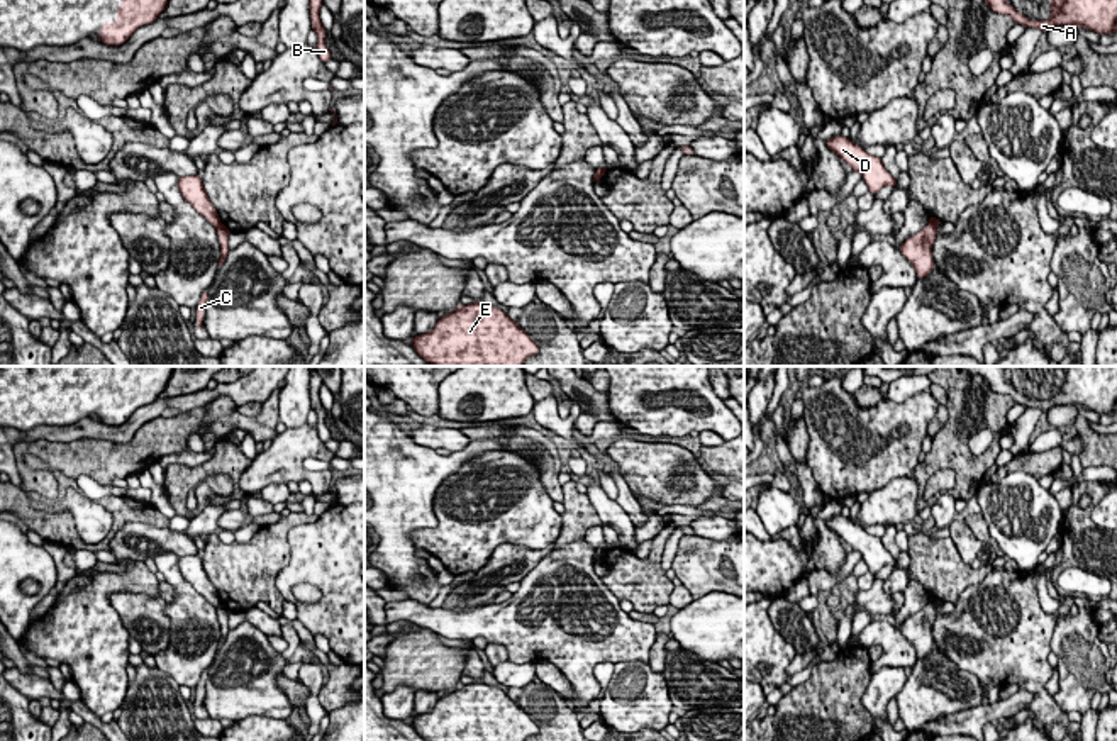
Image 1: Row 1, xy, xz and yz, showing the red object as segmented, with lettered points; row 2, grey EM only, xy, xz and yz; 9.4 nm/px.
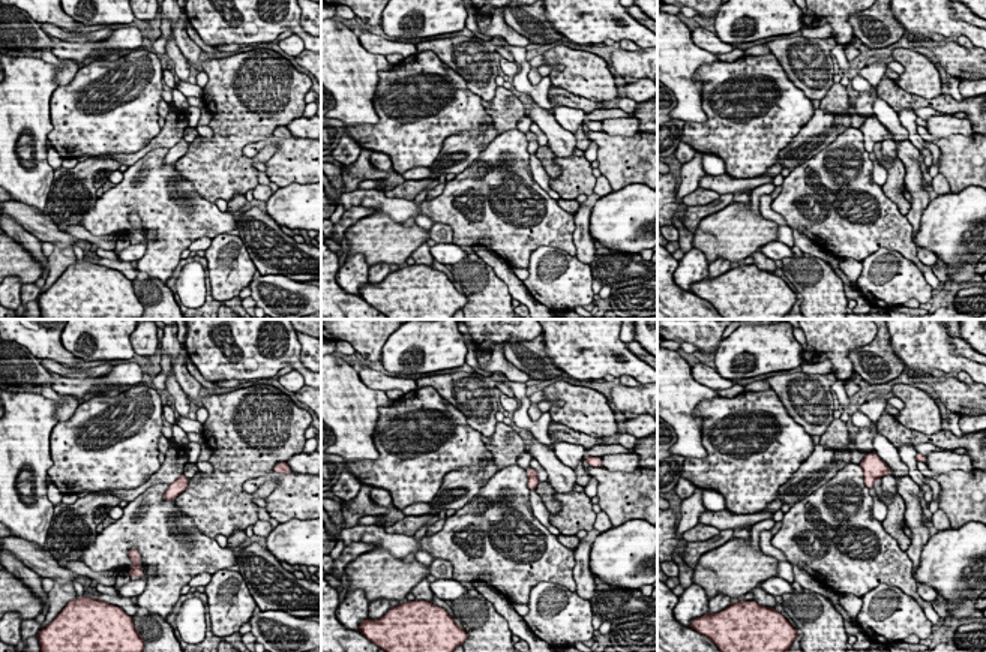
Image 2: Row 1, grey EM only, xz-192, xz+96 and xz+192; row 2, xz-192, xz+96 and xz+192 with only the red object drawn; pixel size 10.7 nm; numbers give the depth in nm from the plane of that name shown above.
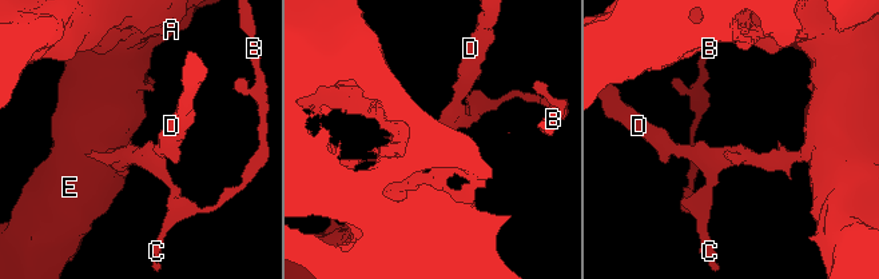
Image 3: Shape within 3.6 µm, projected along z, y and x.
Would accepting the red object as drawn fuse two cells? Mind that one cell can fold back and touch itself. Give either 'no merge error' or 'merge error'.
merge error

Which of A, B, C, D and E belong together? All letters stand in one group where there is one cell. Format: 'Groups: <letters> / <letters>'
Groups: A D E / B C

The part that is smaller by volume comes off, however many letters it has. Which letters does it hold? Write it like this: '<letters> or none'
B, C

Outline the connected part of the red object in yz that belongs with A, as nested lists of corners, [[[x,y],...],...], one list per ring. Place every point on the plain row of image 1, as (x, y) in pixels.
[[[959,366],[970,375],[980,375],[995,393],[1010,395],[1015,404],[1048,412],[1054,405],[1076,405],[1097,414],[1114,414],[1117,409],[1117,366],[1049,366],[1051,398],[1031,400],[1005,380],[1002,366]]]

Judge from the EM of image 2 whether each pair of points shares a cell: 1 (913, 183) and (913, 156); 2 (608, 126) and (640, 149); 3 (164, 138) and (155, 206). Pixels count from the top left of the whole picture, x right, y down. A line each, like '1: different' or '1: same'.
1: same
2: different
3: different

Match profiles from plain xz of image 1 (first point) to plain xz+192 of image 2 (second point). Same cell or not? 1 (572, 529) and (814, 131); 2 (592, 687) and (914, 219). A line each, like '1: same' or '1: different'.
1: different
2: different

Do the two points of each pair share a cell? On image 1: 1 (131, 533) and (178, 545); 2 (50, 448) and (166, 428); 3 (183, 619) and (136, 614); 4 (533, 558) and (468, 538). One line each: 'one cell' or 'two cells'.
1: one cell
2: one cell
3: two cells
4: two cells

